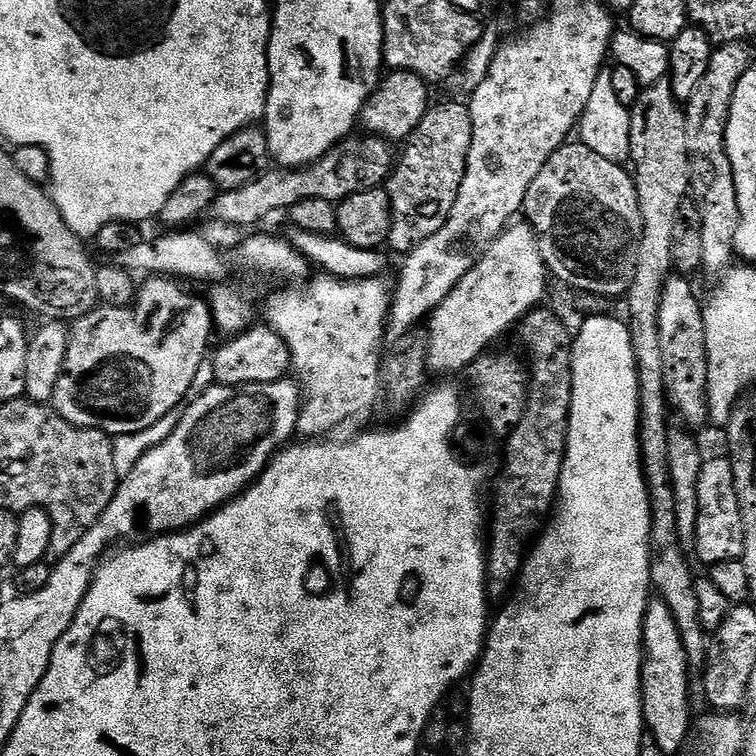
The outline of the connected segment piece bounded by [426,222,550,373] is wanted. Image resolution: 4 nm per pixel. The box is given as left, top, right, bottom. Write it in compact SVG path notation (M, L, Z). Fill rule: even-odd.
M516 222L505 228L470 274L432 311L426 324L432 331L426 336L429 369L433 373L471 369L503 332L513 331L529 312L541 307L548 280L550 273L531 226Z

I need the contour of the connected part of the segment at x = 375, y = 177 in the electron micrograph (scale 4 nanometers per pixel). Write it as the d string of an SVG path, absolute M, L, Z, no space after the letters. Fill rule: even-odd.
M379 138L356 139L349 139L333 148L315 164L303 170L285 170L276 166L238 190L220 192L212 204L211 219L248 230L251 224L259 225L272 210L290 209L307 199L322 199L323 202L337 205L354 194L384 188L394 167L393 145Z

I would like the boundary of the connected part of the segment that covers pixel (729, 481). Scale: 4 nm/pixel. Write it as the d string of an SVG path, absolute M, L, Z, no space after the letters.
M726 456L705 459L698 477L698 518L694 556L705 566L727 560L738 560L744 554L742 510L738 506L738 494L734 490L734 470Z

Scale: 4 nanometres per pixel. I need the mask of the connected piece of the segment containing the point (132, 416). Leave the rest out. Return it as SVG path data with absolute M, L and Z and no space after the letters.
M148 278L145 281L139 285L134 306L98 306L71 325L64 373L58 378L58 386L54 386L51 403L66 422L79 428L93 428L113 438L138 434L166 414L176 412L189 399L194 374L198 374L198 366L206 363L208 343L214 337L211 307L203 295L187 292L179 279Z

